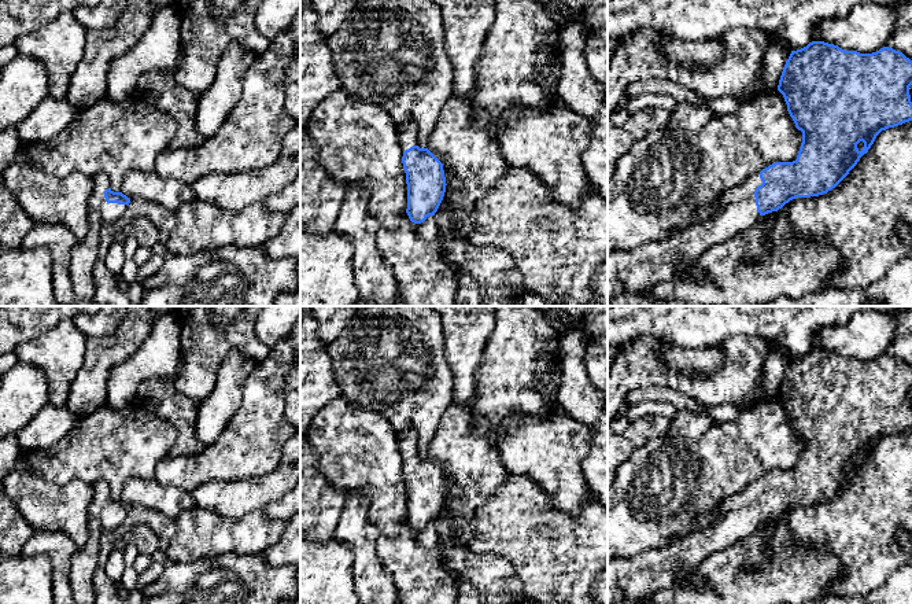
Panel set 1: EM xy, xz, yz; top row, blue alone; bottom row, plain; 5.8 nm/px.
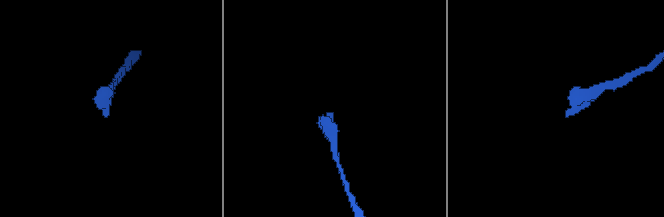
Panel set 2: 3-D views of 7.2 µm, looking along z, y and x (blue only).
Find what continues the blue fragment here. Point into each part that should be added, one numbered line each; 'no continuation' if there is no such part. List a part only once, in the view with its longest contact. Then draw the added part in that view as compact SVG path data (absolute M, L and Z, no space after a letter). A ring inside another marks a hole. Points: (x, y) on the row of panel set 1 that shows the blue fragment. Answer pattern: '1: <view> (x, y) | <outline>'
1: yz (653, 262) | M757 173L724 194L712 216L631 251L608 253L608 298L623 290L640 291L668 281L708 248L750 229L761 217L754 198L754 191L761 184Z

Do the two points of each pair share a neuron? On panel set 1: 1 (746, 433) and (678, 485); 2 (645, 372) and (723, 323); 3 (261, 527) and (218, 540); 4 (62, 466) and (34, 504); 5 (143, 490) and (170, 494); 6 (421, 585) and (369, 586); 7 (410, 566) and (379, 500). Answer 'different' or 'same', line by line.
1: same
2: different
3: same
4: different
5: same
6: different
7: different

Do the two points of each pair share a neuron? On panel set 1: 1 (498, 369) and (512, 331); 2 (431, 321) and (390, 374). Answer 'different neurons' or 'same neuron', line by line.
1: same neuron
2: same neuron

